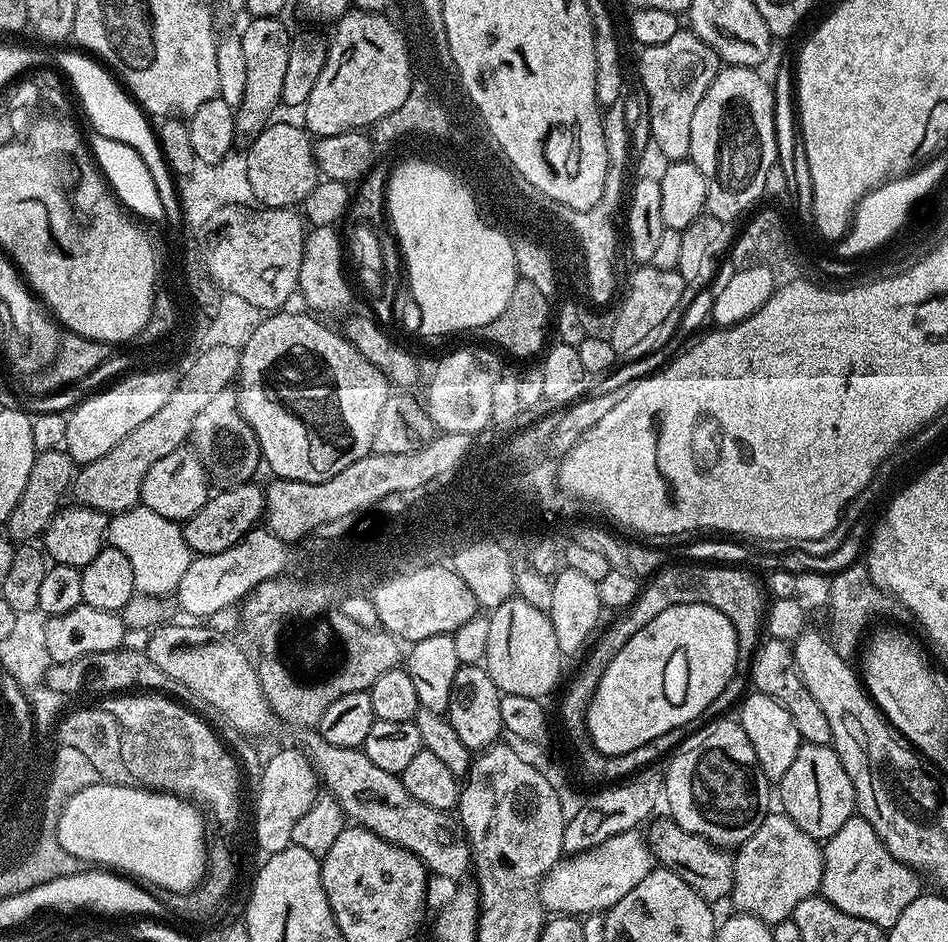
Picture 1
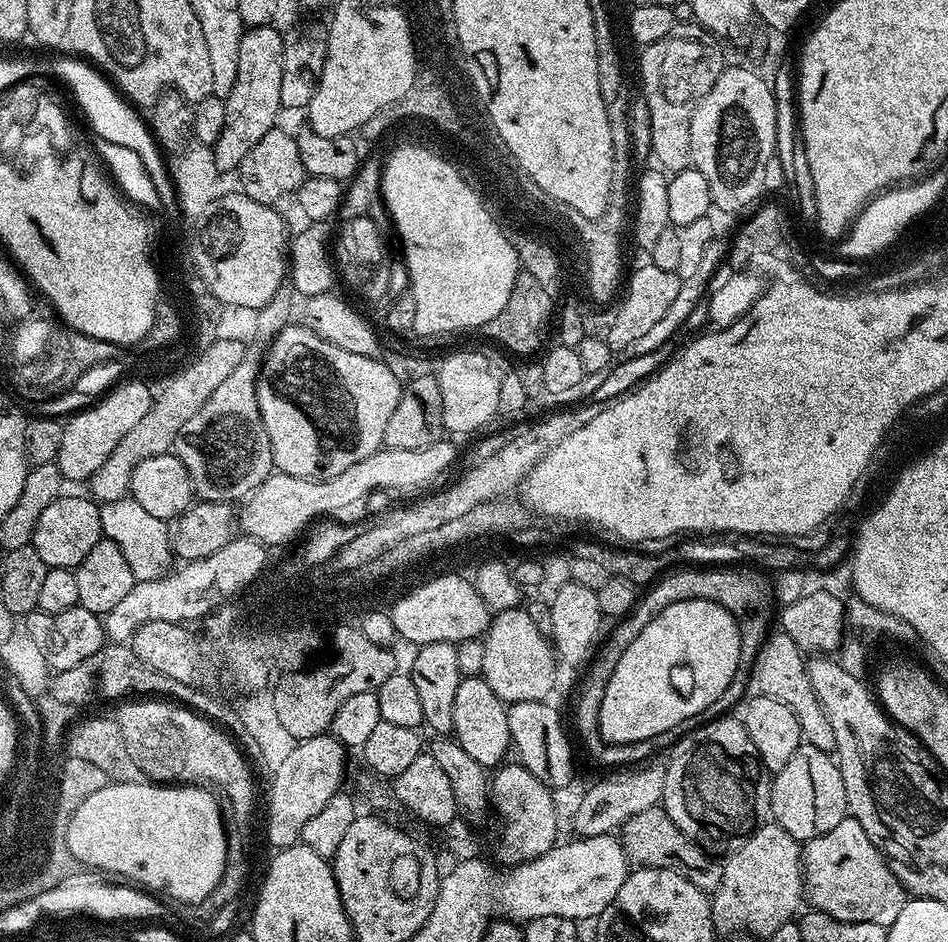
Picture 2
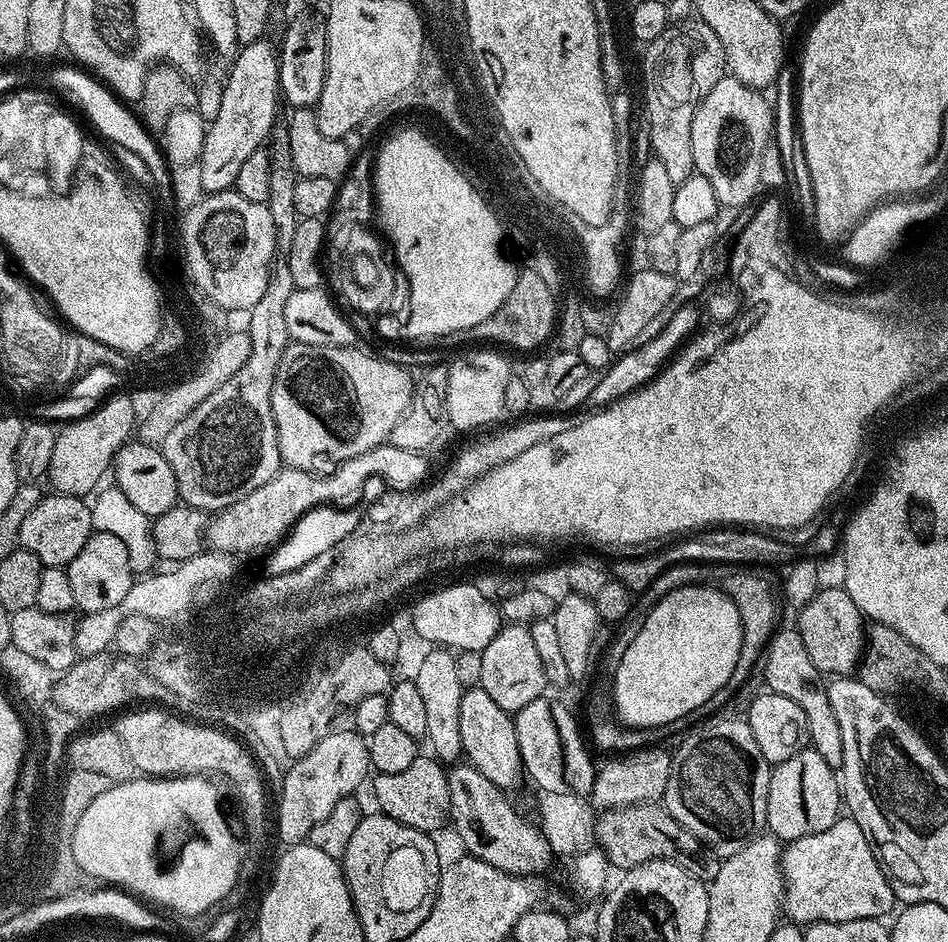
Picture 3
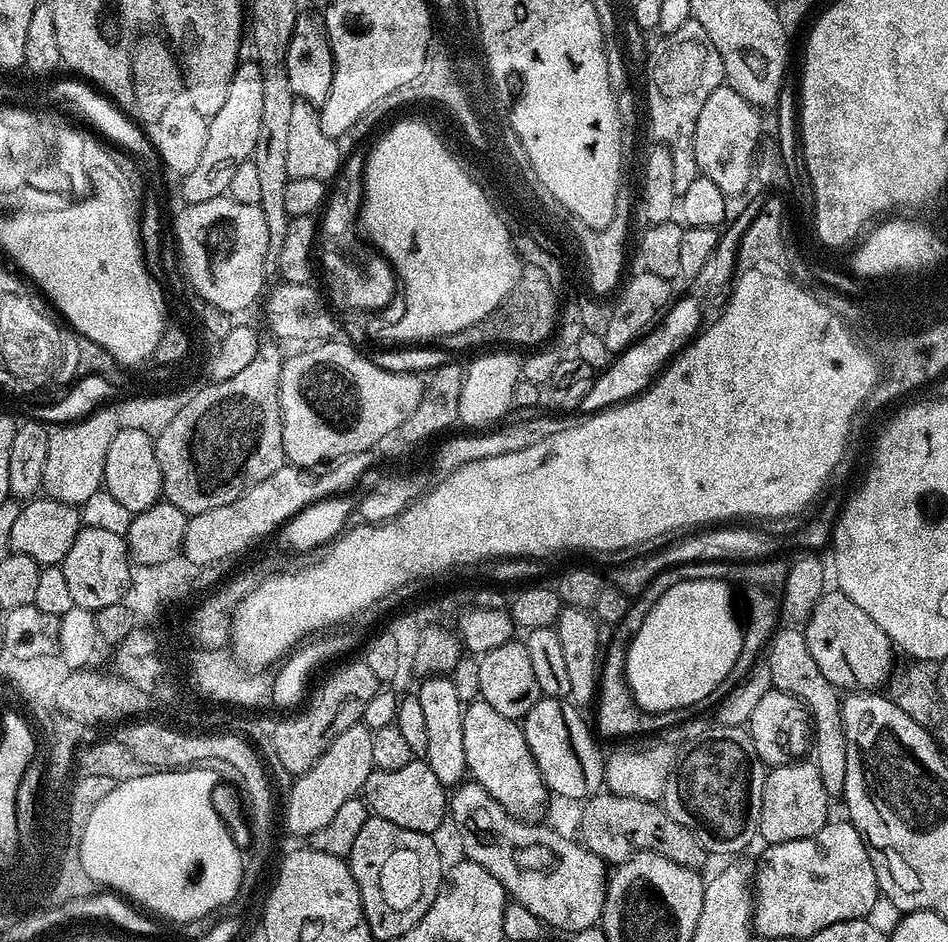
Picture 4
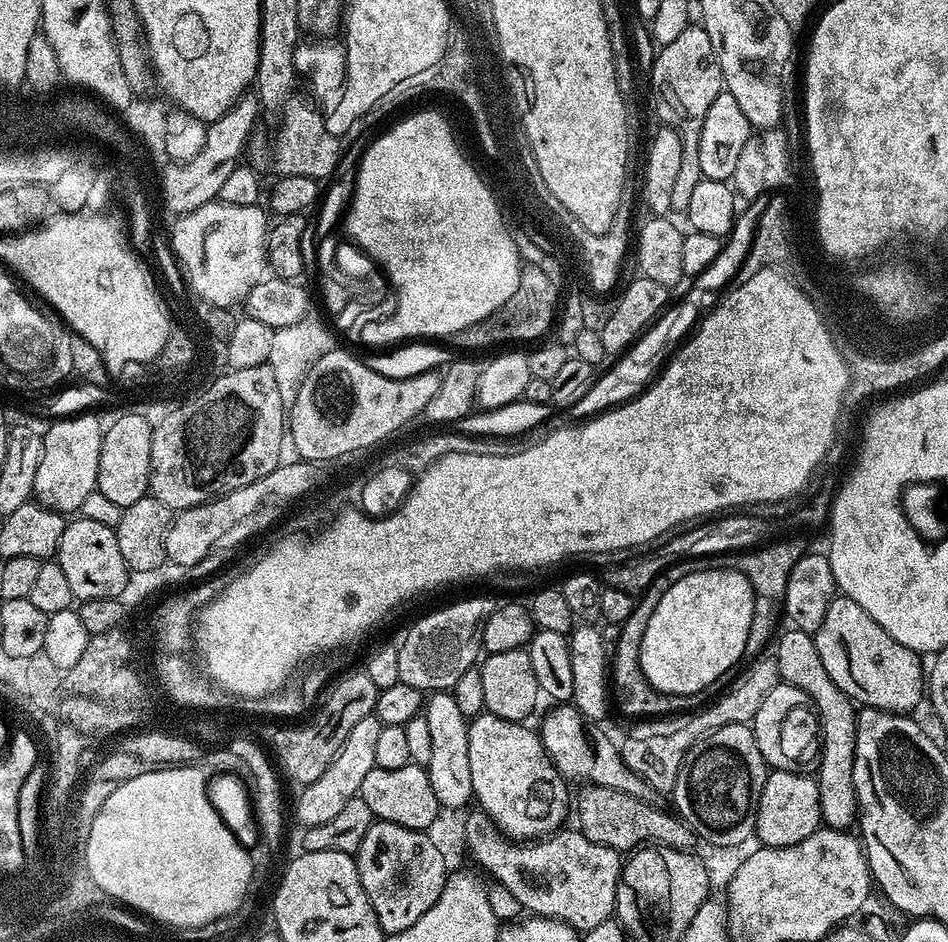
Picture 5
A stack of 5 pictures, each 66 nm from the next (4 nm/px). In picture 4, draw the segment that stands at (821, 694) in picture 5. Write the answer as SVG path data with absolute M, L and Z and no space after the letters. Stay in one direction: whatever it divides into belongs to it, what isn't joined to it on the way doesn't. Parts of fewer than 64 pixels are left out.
M796 626L777 627L772 633L766 649L766 663L770 670L772 687L789 692L798 697L808 708L812 716L814 729L814 763L824 779L829 797L836 798L844 791L846 778L846 734L842 726L840 705L842 696L838 689L828 681L826 674L818 670L818 662L810 655L810 646L806 646L803 631Z

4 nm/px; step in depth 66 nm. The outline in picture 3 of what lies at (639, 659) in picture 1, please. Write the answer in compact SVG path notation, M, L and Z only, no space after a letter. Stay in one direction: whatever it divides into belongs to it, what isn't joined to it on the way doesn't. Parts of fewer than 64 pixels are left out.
M685 584L673 587L652 609L648 612L648 617L640 624L640 629L636 632L636 637L624 648L624 653L620 656L620 661L616 664L616 677L612 680L610 695L614 705L614 715L623 727L629 730L643 730L645 728L667 729L667 724L672 724L675 720L680 720L683 716L688 716L691 712L699 710L703 704L708 704L720 691L728 688L730 674L734 674L734 666L742 658L745 651L742 646L742 622L738 618L738 606L719 587L708 584Z

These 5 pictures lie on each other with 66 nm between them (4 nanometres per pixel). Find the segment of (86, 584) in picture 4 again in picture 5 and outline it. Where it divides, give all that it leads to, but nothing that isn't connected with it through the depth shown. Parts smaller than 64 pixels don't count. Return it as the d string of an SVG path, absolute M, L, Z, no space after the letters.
M72 518L65 523L62 542L58 544L54 560L62 566L62 574L66 574L72 595L80 602L119 598L130 571L122 558L115 527L83 518Z

